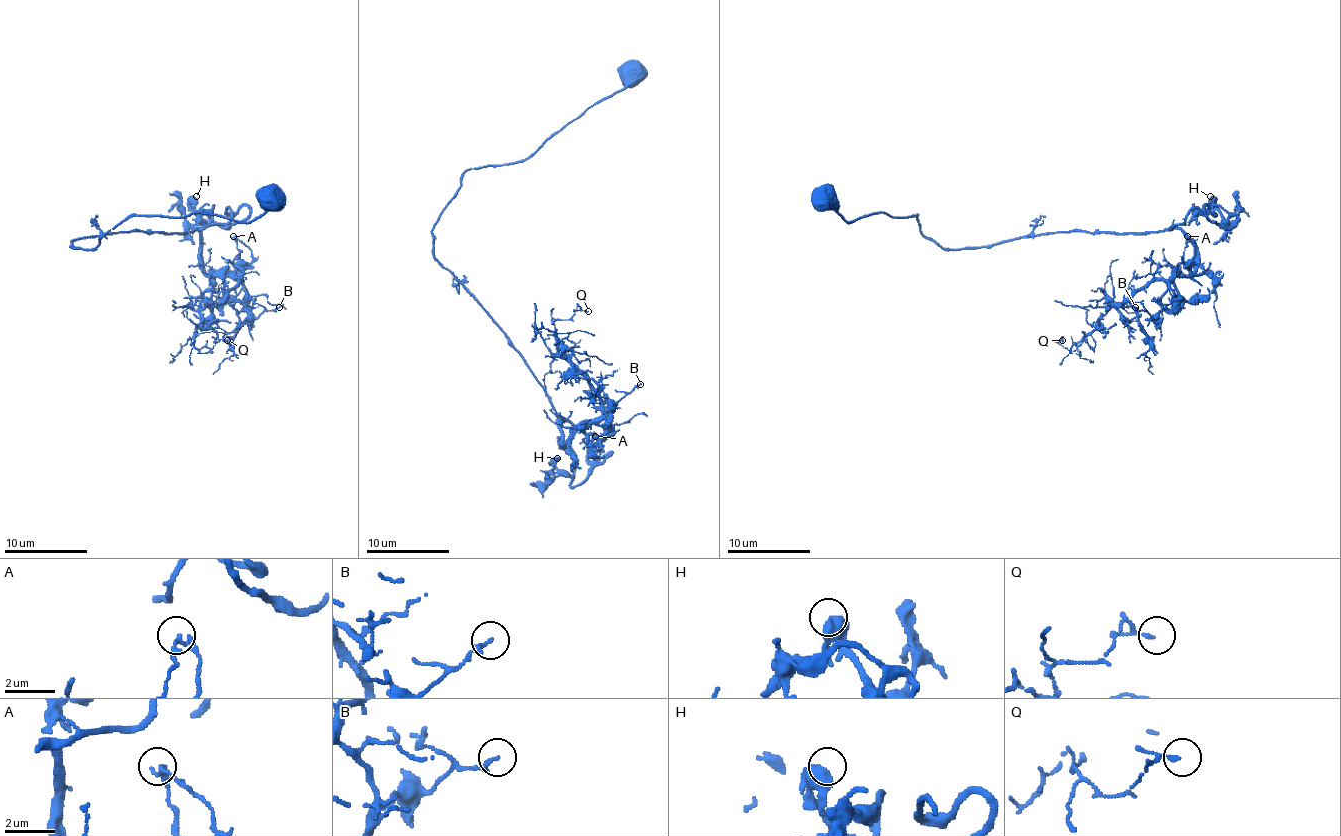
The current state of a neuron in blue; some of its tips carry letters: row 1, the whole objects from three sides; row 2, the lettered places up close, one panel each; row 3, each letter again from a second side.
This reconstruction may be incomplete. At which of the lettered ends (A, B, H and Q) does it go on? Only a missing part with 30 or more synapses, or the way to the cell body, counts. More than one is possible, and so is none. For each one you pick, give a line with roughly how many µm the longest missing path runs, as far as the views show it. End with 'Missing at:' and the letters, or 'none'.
Missing at: none

